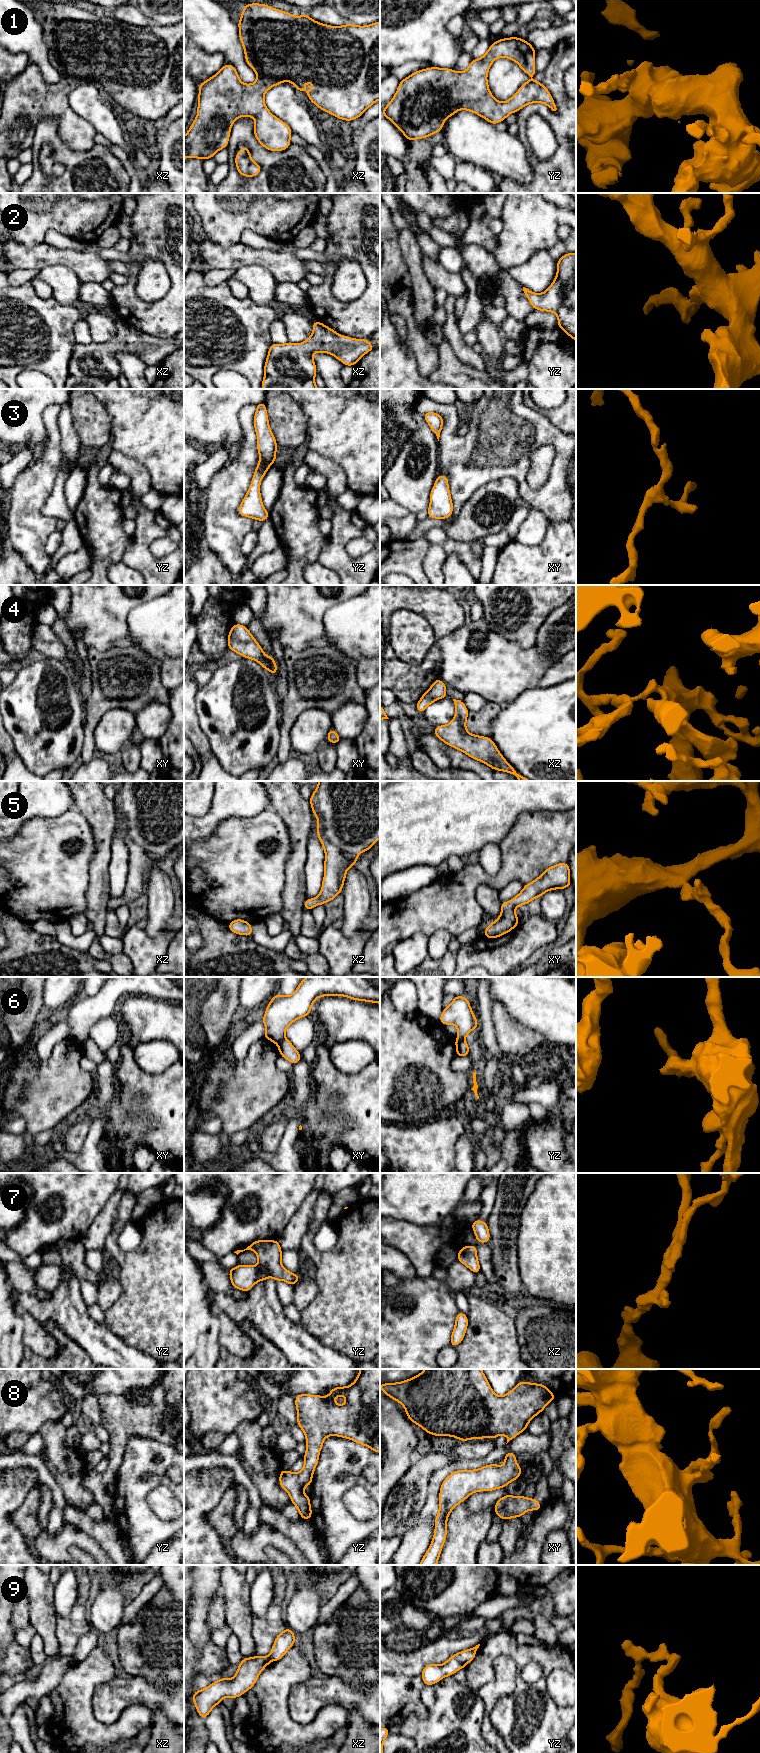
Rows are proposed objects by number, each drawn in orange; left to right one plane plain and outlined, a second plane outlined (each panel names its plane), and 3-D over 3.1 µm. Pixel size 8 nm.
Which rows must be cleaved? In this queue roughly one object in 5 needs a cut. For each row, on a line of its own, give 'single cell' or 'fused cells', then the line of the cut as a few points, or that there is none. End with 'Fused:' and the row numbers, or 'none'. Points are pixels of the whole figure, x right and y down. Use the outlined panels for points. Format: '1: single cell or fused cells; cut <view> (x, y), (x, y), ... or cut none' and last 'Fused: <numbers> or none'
1: single cell; cut none
2: single cell; cut none
3: single cell; cut none
4: single cell; cut none
5: single cell; cut none
6: fused cells; cut xy (284, 1037), (277, 1044)
7: single cell; cut none
8: single cell; cut none
9: fused cells; cut xz (267, 1656), (271, 1660)
Fused: 6, 9

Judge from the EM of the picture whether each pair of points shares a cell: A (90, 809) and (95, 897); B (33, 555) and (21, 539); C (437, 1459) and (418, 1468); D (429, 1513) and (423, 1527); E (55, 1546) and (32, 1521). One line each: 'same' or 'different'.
A: same
B: same
C: same
D: different
E: different

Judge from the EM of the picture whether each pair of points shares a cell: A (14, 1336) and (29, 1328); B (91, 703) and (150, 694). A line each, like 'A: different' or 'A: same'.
A: different
B: same

